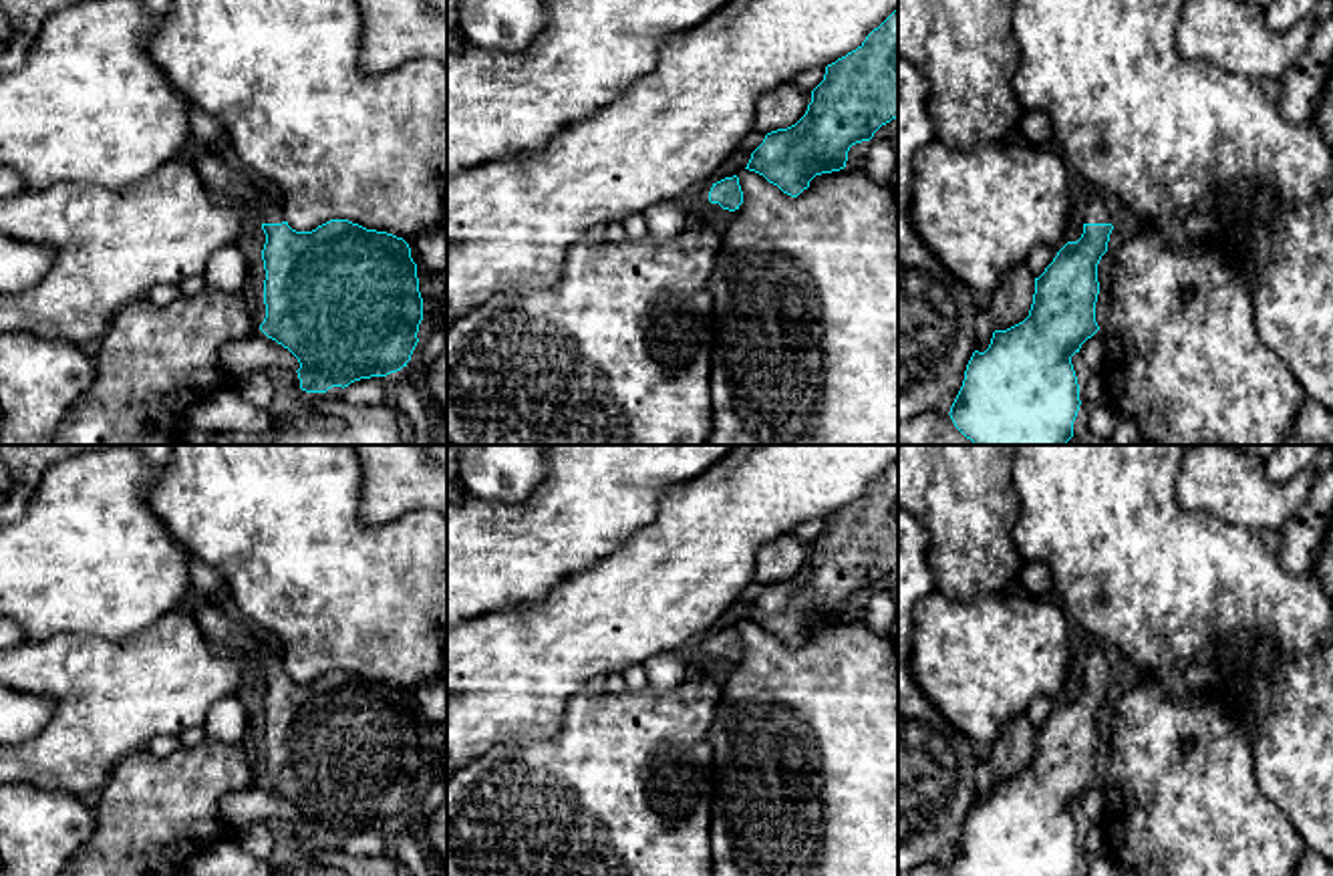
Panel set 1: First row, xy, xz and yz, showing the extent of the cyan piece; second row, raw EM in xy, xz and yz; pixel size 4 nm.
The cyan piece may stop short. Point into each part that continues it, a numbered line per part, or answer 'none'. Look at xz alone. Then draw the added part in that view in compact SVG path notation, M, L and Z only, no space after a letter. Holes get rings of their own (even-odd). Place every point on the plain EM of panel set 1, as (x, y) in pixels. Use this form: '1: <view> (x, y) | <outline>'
1: xz (699, 649) | M701 636L689 646L693 667L701 667L707 659L723 661L719 654L709 652L709 642L713 636Z

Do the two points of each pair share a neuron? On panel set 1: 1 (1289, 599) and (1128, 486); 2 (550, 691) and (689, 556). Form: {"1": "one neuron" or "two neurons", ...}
{"1": "one neuron", "2": "one neuron"}

